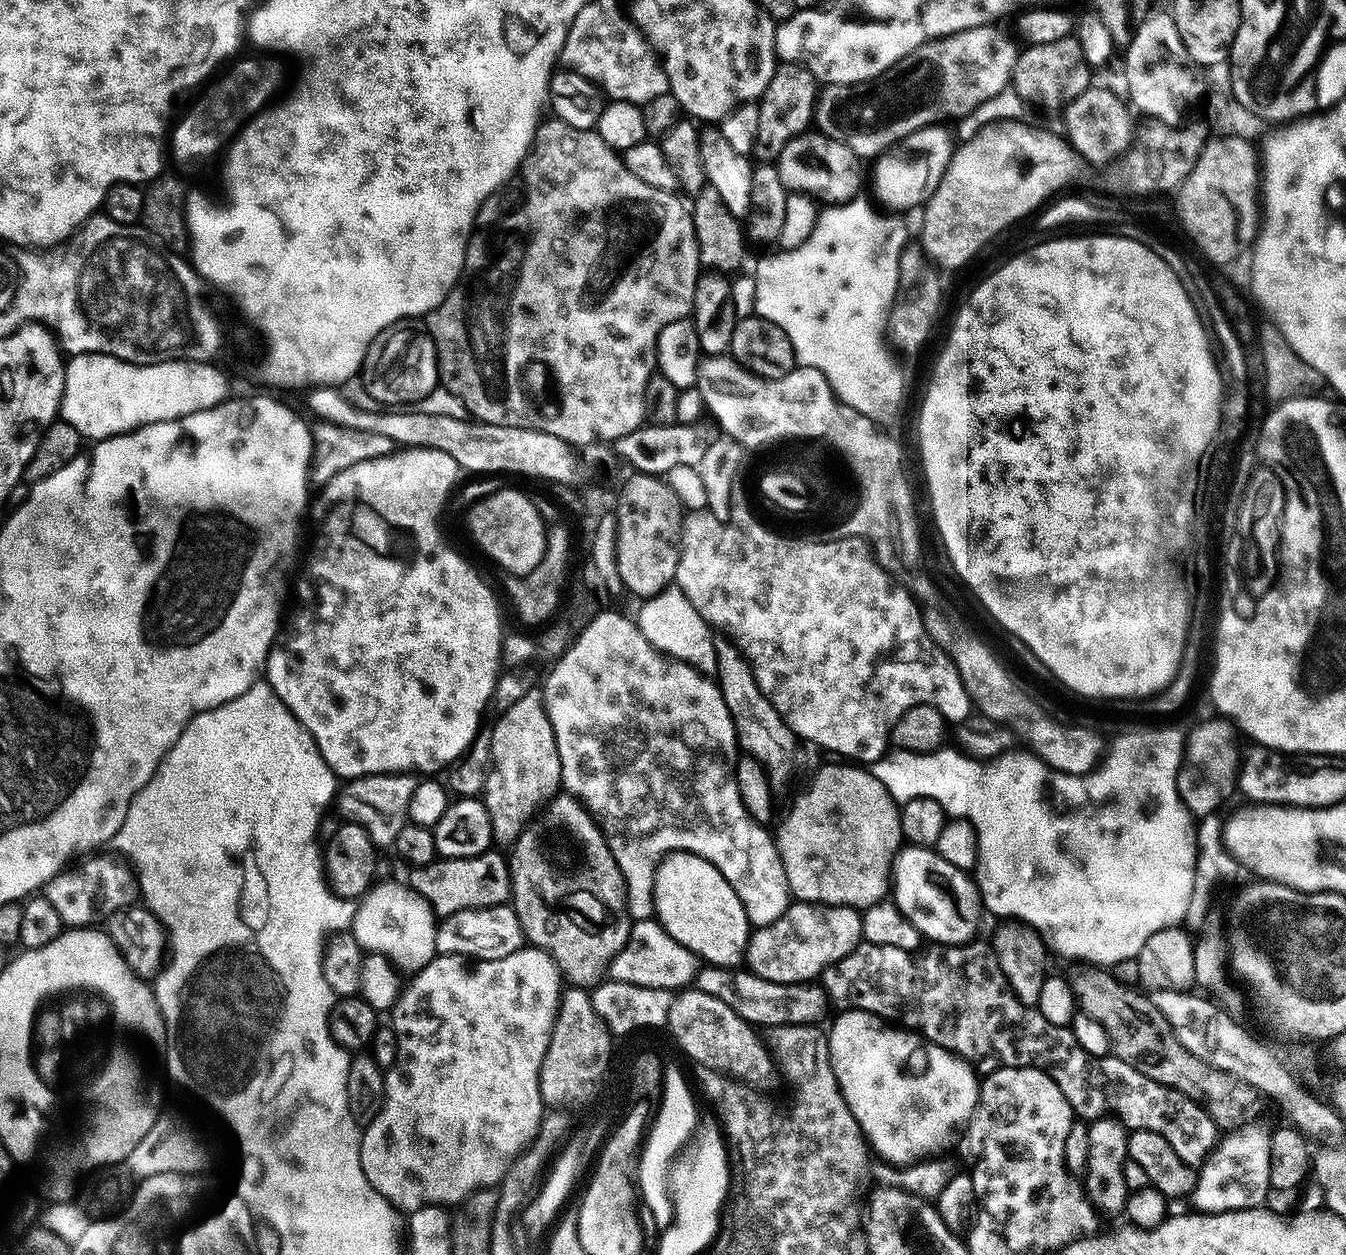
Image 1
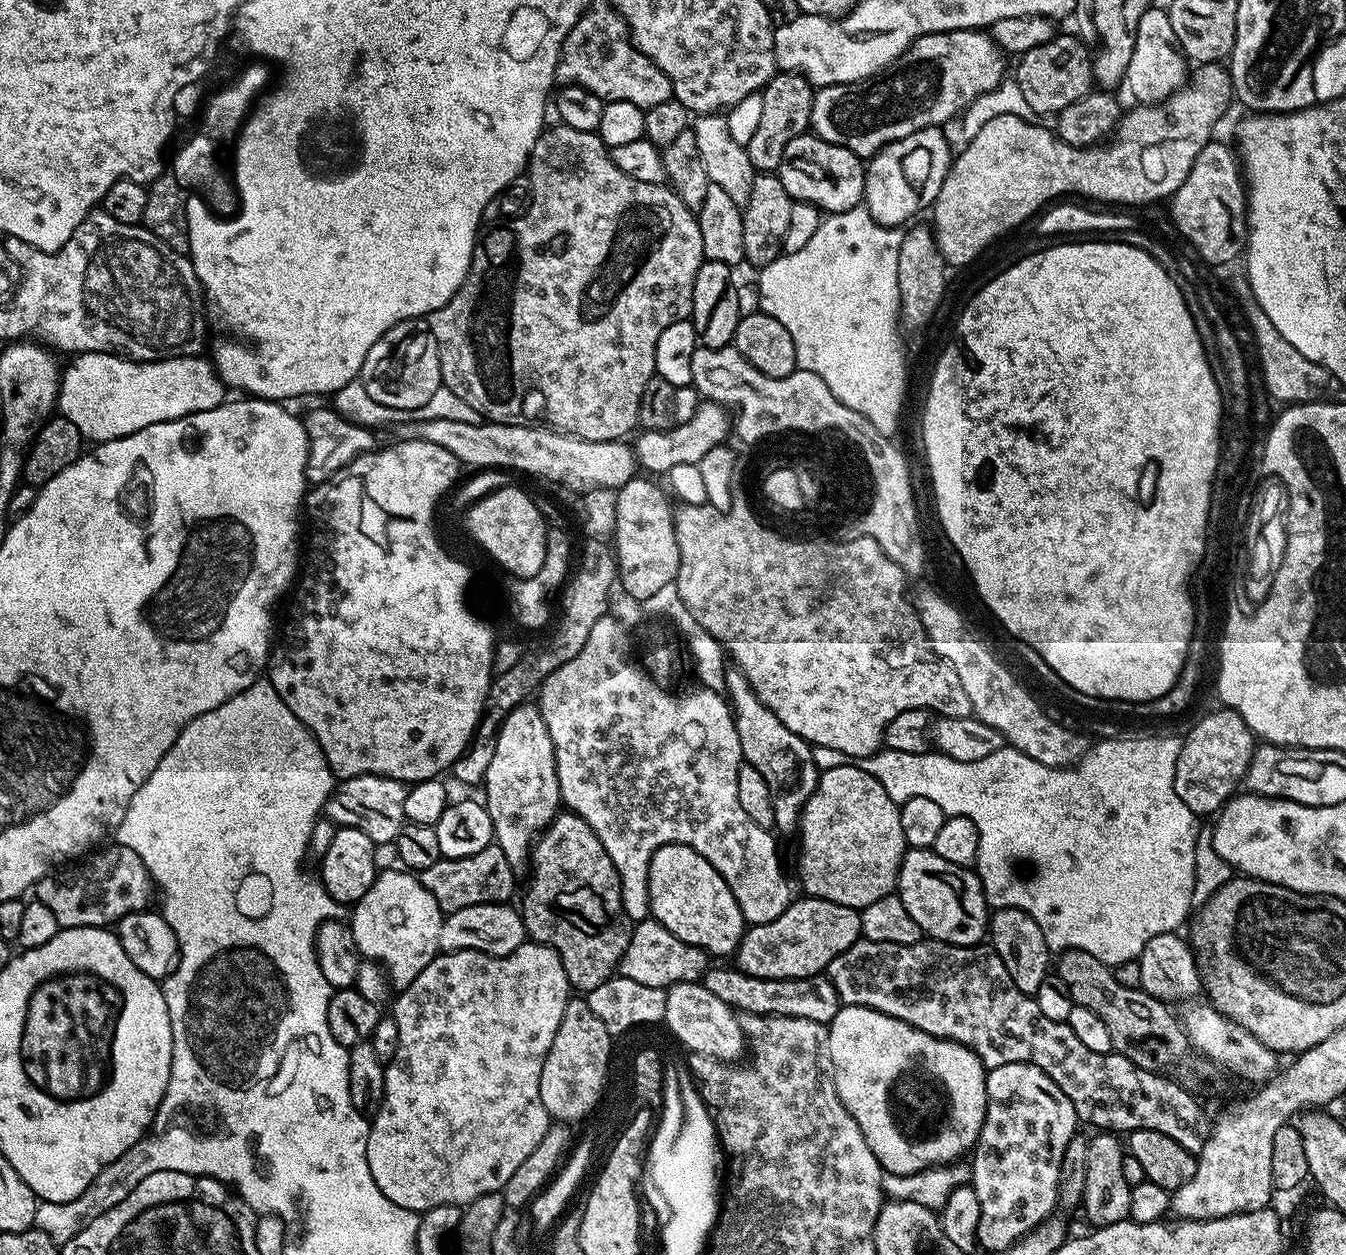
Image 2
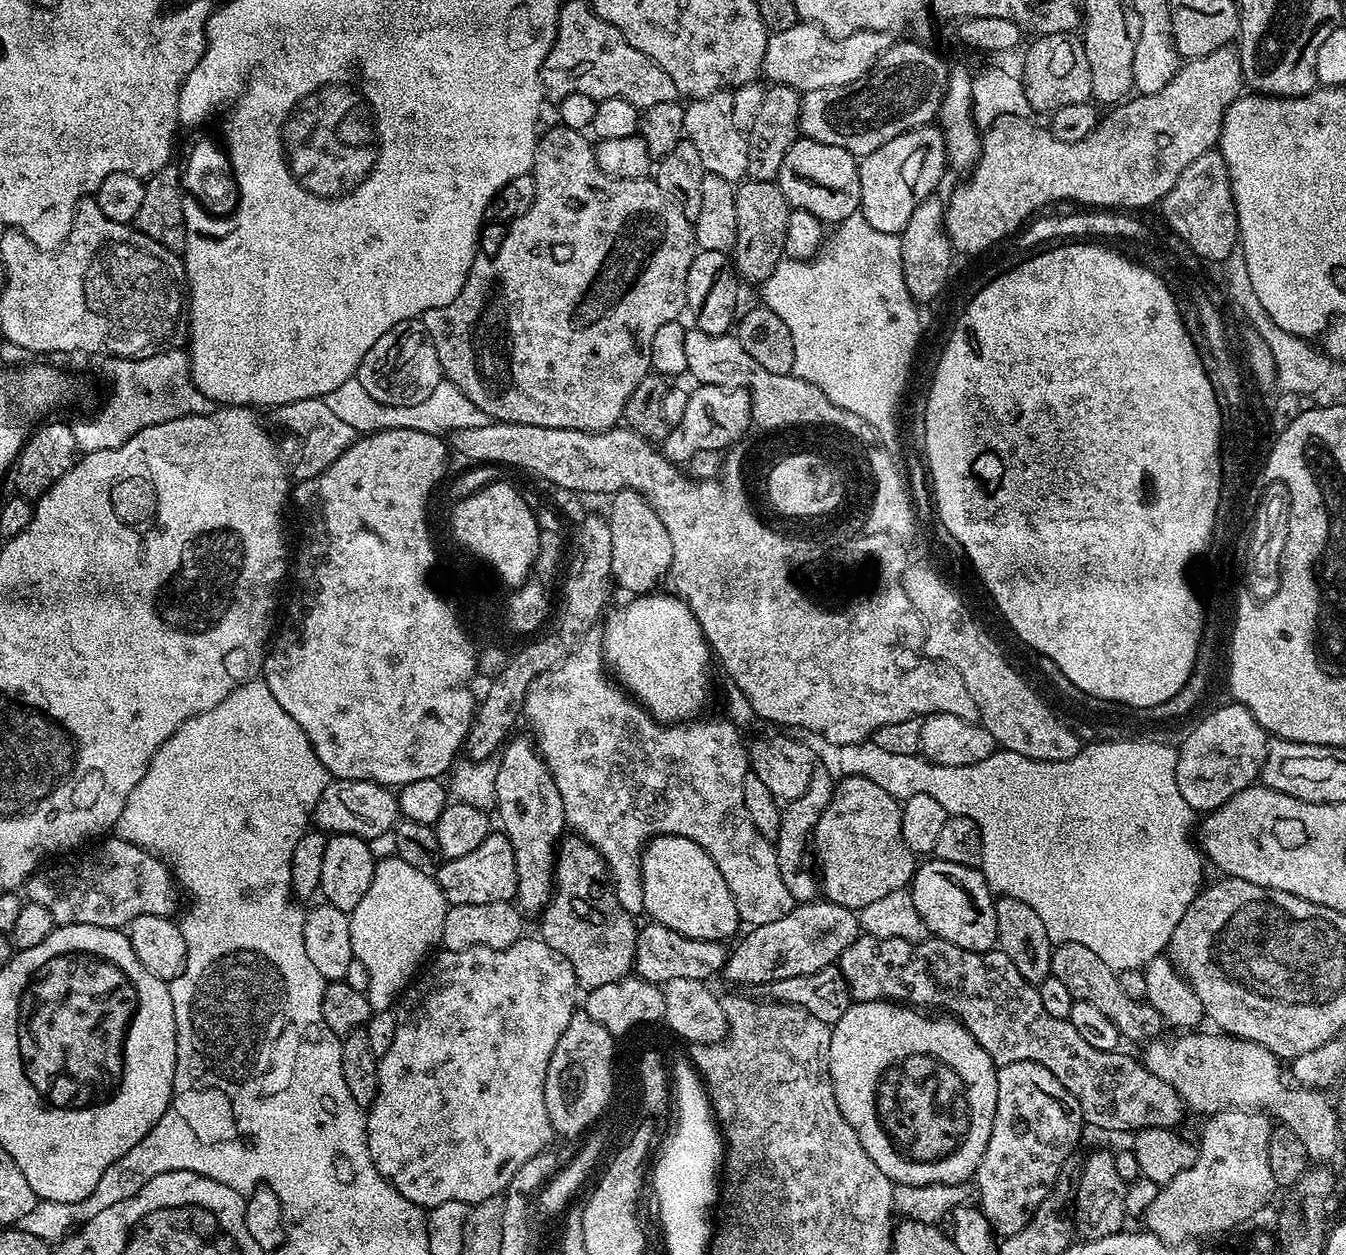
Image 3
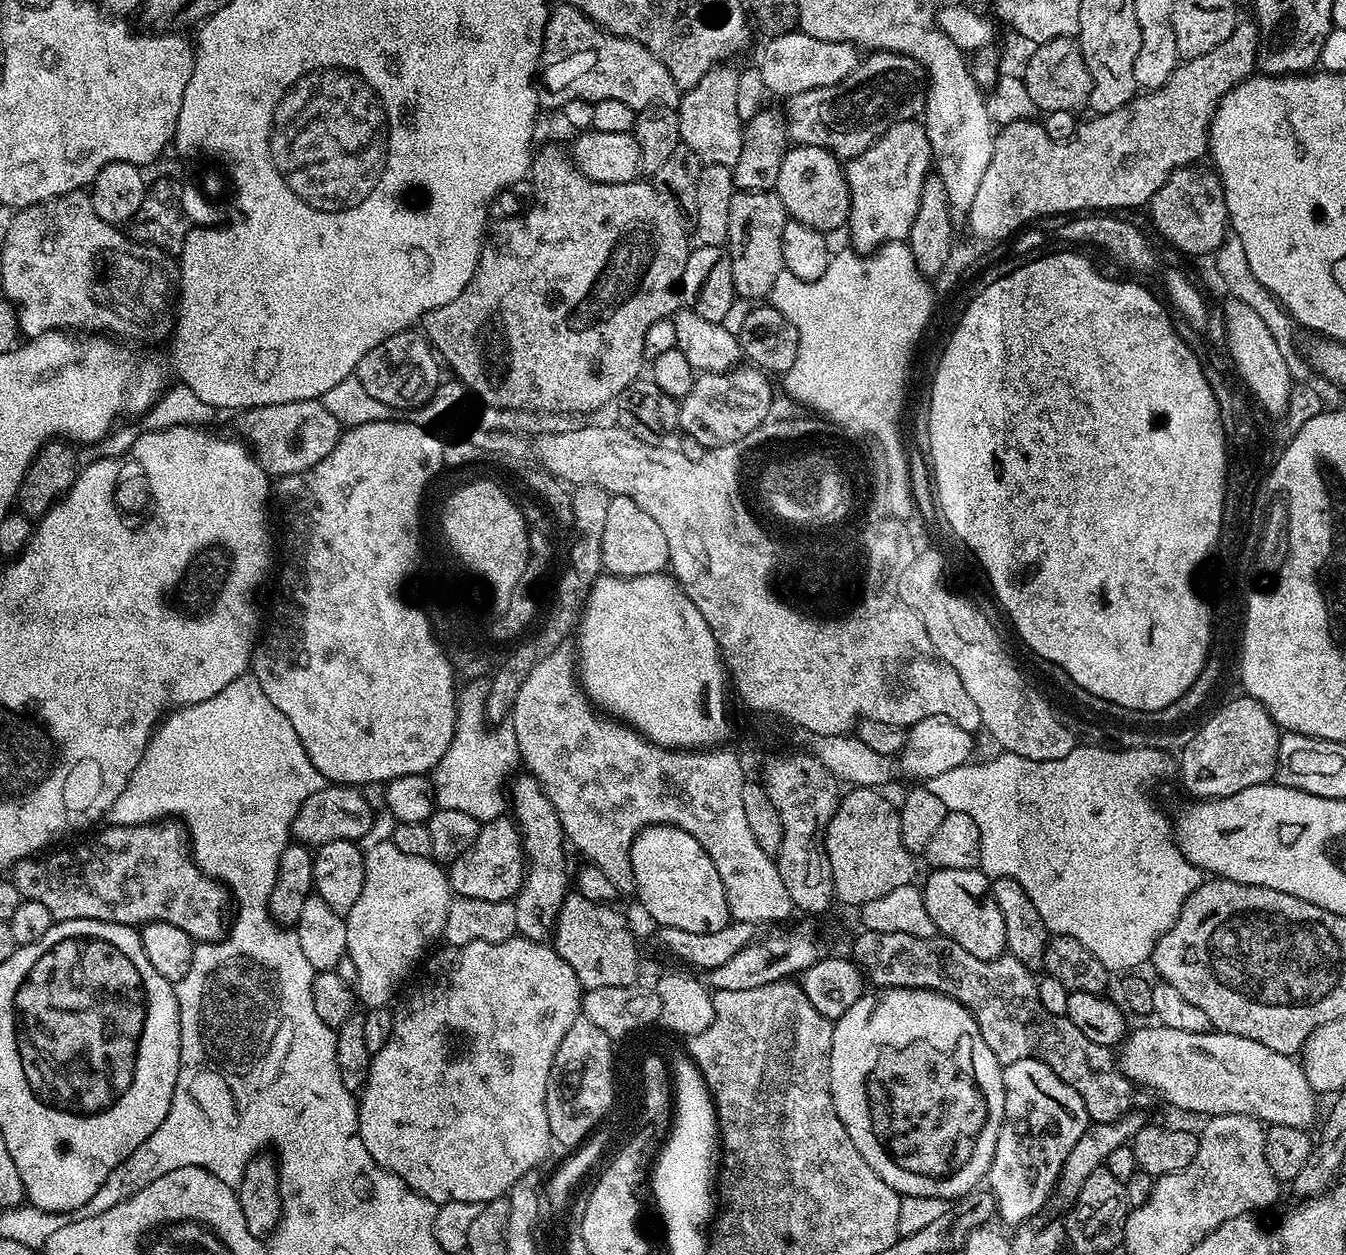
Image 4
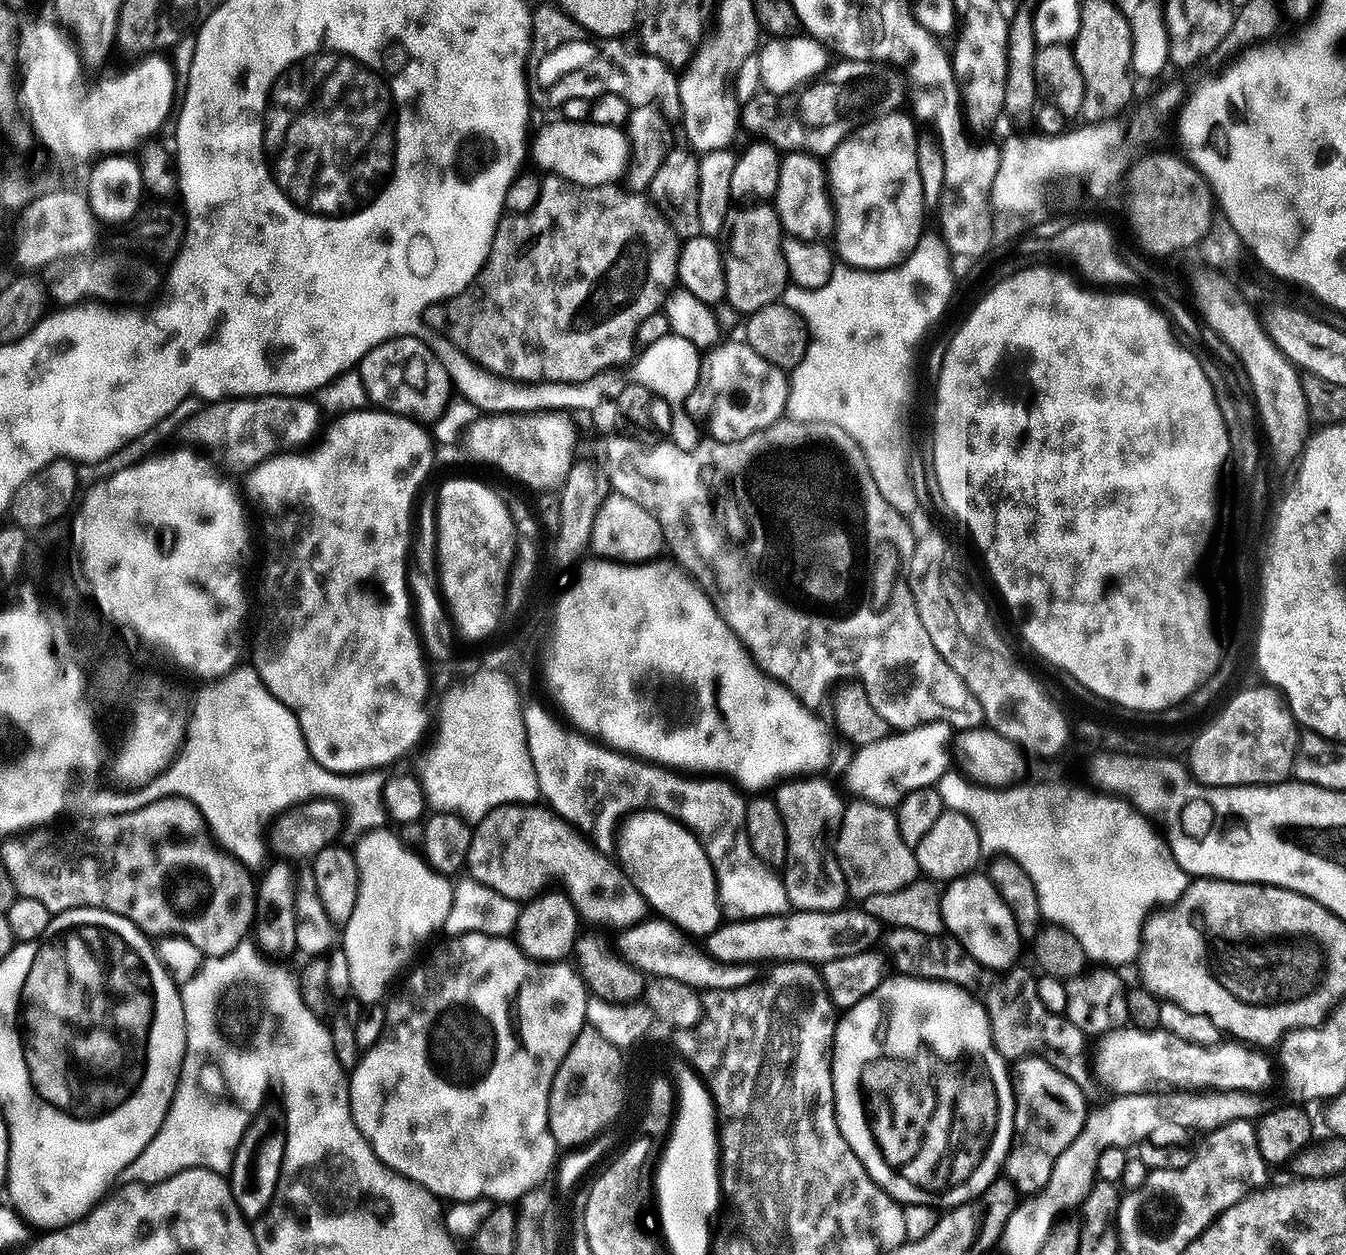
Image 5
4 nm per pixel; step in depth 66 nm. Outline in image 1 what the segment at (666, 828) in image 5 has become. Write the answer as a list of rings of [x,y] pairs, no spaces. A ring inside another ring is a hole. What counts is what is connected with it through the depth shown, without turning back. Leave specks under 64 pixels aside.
[[[671,852],[661,860],[656,867],[656,881],[652,883],[652,899],[654,905],[654,916],[664,929],[686,950],[690,950],[701,961],[709,960],[712,964],[717,964],[720,968],[732,968],[743,965],[748,951],[748,938],[750,935],[750,925],[746,918],[746,910],[734,894],[730,882],[718,874],[718,870],[706,858],[695,856],[689,852]]]

